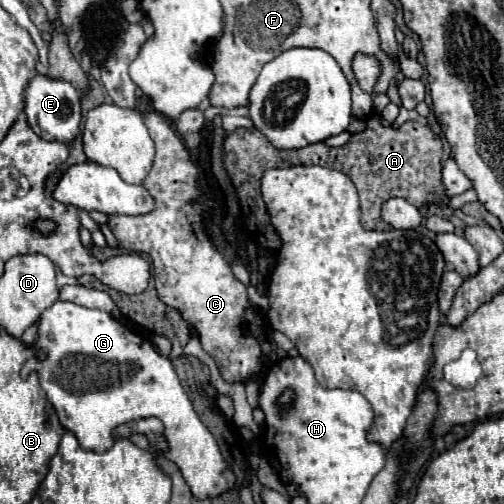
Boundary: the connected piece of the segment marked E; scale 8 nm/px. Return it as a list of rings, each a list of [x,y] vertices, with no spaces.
[[[37,74],[25,92],[27,104],[25,104],[25,114],[31,130],[47,140],[47,142],[63,142],[71,144],[79,136],[79,126],[81,126],[81,106],[79,106],[79,92],[63,80],[51,80],[45,74]]]

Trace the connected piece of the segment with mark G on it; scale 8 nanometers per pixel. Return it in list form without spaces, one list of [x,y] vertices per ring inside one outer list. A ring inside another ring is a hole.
[[[57,300],[49,310],[45,310],[37,320],[37,340],[33,342],[35,352],[45,352],[47,356],[41,360],[37,354],[31,356],[25,366],[21,368],[21,376],[27,378],[31,372],[39,374],[41,388],[47,394],[47,400],[53,404],[59,422],[65,430],[73,432],[85,450],[93,452],[105,452],[113,446],[115,428],[137,422],[141,418],[159,418],[165,426],[163,436],[167,442],[167,450],[163,452],[165,458],[175,462],[187,480],[191,492],[197,498],[207,496],[219,496],[221,492],[229,490],[235,484],[235,474],[227,468],[215,438],[211,432],[203,426],[199,416],[193,410],[191,400],[187,398],[169,358],[161,356],[153,344],[137,334],[133,334],[129,328],[125,328],[121,322],[111,318],[107,312],[85,308],[75,302]]]

